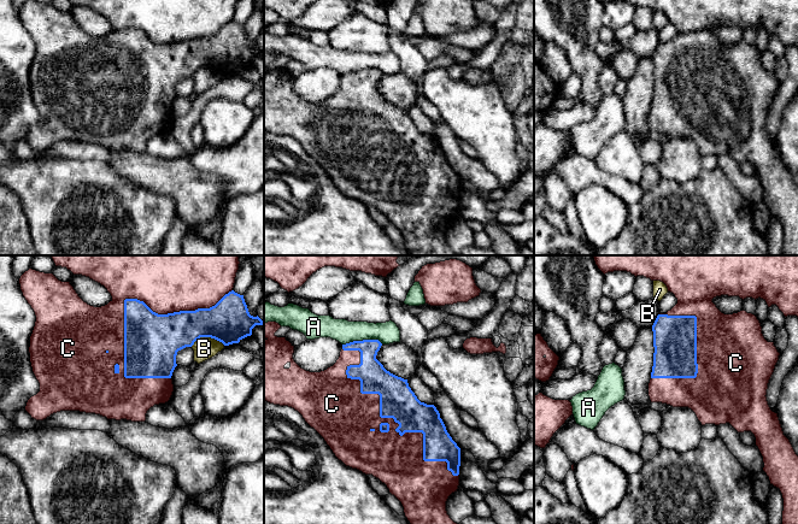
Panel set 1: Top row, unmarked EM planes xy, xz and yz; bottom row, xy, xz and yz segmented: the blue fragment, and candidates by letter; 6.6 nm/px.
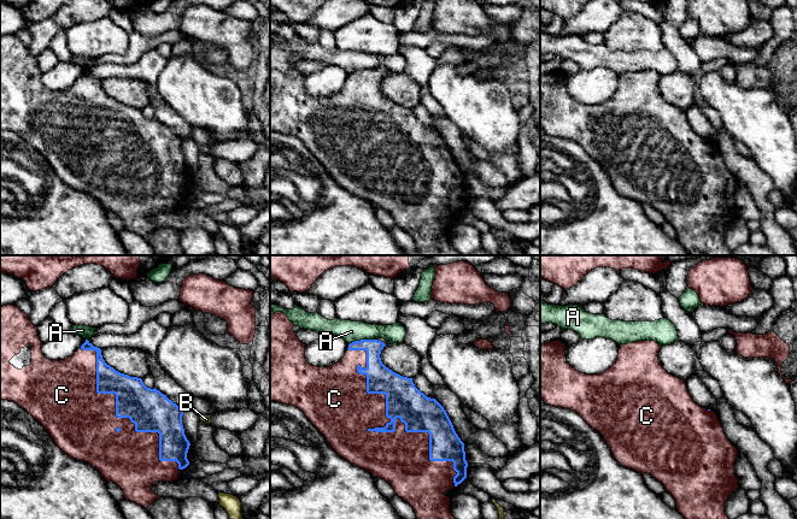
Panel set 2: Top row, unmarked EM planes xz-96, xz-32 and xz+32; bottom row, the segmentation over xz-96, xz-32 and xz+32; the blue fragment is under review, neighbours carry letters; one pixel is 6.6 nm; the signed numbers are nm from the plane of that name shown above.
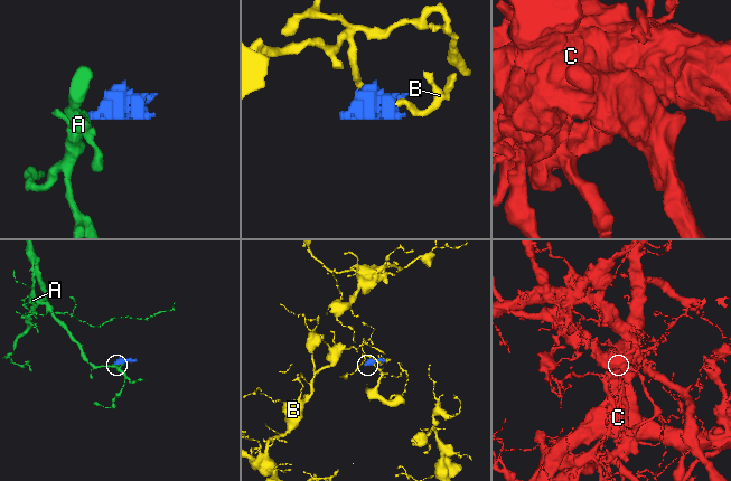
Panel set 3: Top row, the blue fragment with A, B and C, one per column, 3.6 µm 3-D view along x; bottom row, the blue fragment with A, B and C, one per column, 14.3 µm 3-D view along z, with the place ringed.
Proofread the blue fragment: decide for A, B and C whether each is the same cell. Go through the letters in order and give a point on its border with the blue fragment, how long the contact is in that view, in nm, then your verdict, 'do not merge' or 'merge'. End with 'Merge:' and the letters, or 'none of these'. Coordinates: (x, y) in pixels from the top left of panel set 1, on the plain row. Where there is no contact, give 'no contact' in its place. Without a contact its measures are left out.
A: xz (363, 70) | 280 nm | do not merge
B: xy (207, 66) | 240 nm | do not merge
C: xz (383, 147) | 1150 nm | merge
Merge: C

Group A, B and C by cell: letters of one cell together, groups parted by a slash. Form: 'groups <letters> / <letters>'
groups A / B / C

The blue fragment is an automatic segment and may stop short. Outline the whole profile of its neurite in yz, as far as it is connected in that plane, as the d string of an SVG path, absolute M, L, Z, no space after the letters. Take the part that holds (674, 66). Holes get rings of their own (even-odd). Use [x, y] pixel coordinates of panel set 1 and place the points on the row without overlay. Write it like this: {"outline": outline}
{"outline": "M600 0L604 5L614 1L627 1L632 5L644 6L650 8L651 11L661 11L663 12L668 22L673 23L677 29L677 34L667 43L659 43L652 55L653 61L653 96L651 102L651 110L649 113L649 126L651 133L662 133L670 135L673 137L688 137L691 139L702 155L705 154L726 154L729 153L738 163L751 161L756 167L756 176L758 177L762 187L764 198L763 201L769 207L770 214L779 218L782 229L784 229L784 241L782 241L782 254L781 255L798 255L798 186L796 184L790 170L784 165L778 143L773 142L767 131L767 119L769 110L774 102L775 95L779 90L780 83L778 82L774 72L768 72L763 64L762 57L757 47L752 43L747 43L746 41L740 41L733 45L722 43L716 35L712 33L712 29L721 25L728 27L739 27L740 29L752 28L752 29L763 29L768 37L771 35L776 35L779 40L787 46L797 46L798 47L798 0Z"}

